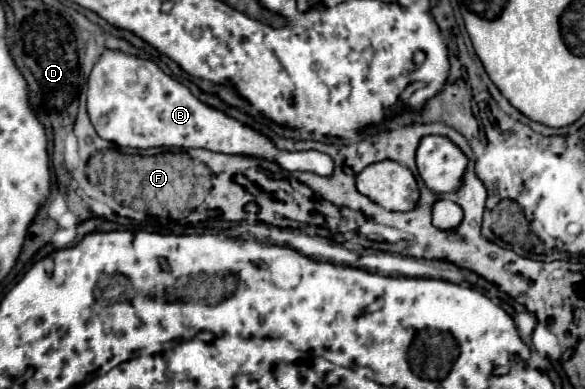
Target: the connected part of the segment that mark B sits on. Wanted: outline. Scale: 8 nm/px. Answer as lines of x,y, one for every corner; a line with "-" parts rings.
105,49
93,65
87,85
87,111
97,135
119,147
201,147
225,155
245,155
273,161
285,171
313,171
323,177
333,175
333,159
329,155
319,151
291,153
279,149
269,137
199,101
189,87
163,73
155,61

